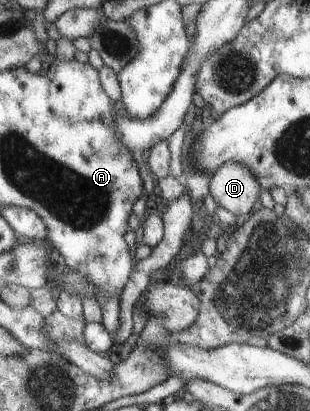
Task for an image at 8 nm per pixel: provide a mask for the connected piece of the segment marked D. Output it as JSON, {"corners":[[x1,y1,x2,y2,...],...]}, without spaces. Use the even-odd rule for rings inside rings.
{"corners":[[239,163,221,166,209,182,209,193,217,207,239,216,249,213,259,195,259,183,247,167]]}

